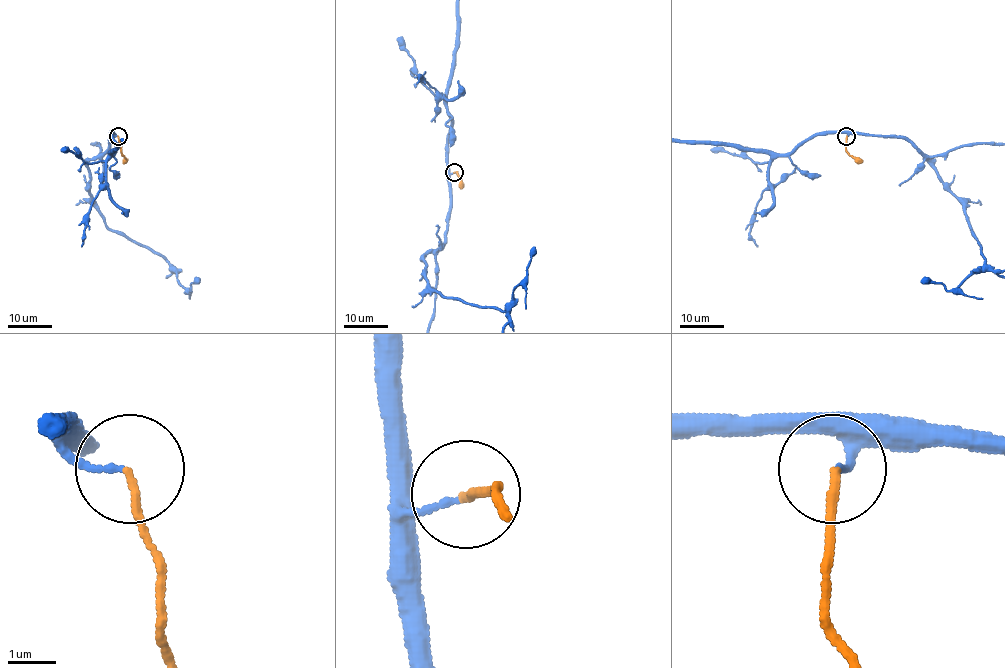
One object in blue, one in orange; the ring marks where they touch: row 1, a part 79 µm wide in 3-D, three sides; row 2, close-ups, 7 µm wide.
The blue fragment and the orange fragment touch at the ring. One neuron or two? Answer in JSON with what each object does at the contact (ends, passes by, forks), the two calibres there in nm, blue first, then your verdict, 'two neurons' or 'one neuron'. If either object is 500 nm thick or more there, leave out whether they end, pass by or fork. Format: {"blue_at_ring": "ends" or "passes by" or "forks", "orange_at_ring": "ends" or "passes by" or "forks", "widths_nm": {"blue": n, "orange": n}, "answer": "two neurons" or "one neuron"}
{"blue_at_ring": "ends", "orange_at_ring": "ends", "widths_nm": {"blue": 120, "orange": 150}, "answer": "one neuron"}

